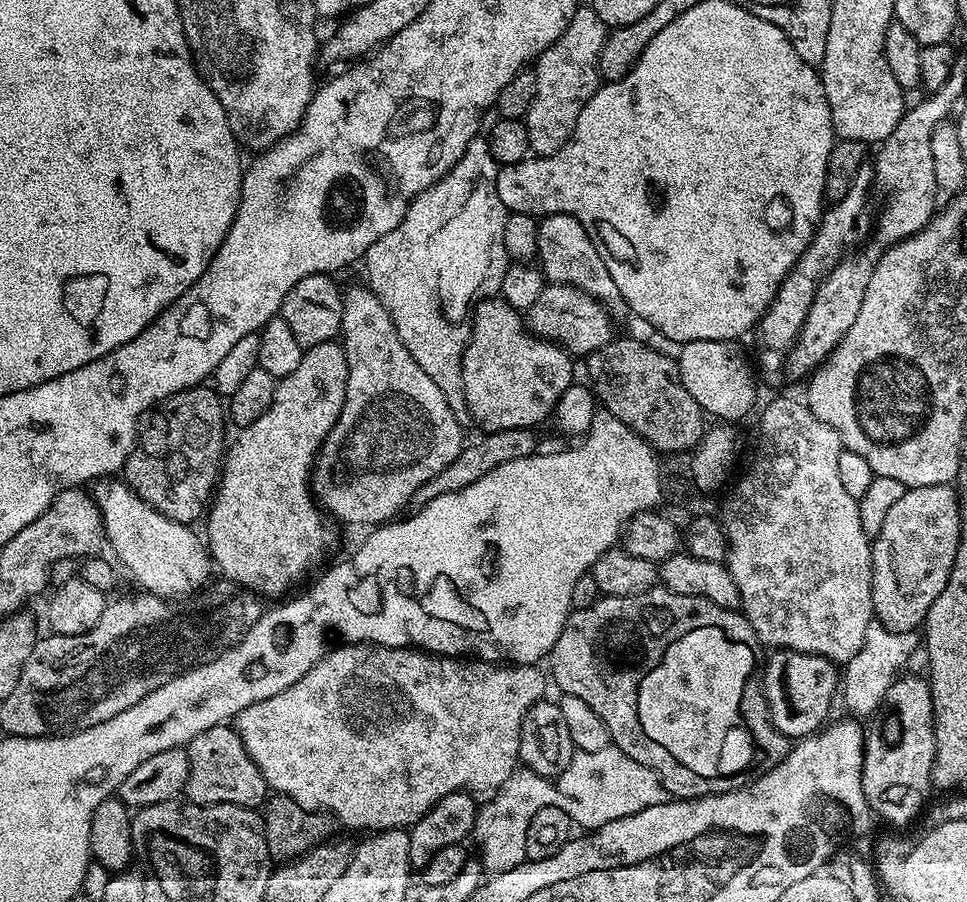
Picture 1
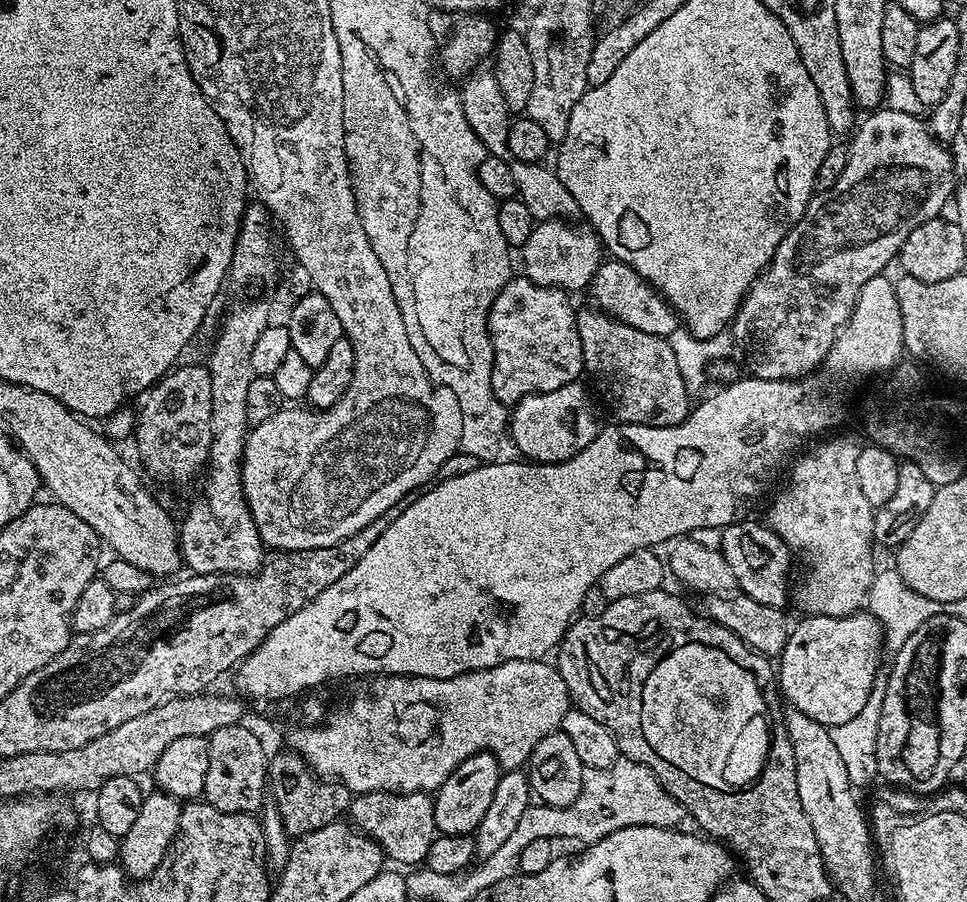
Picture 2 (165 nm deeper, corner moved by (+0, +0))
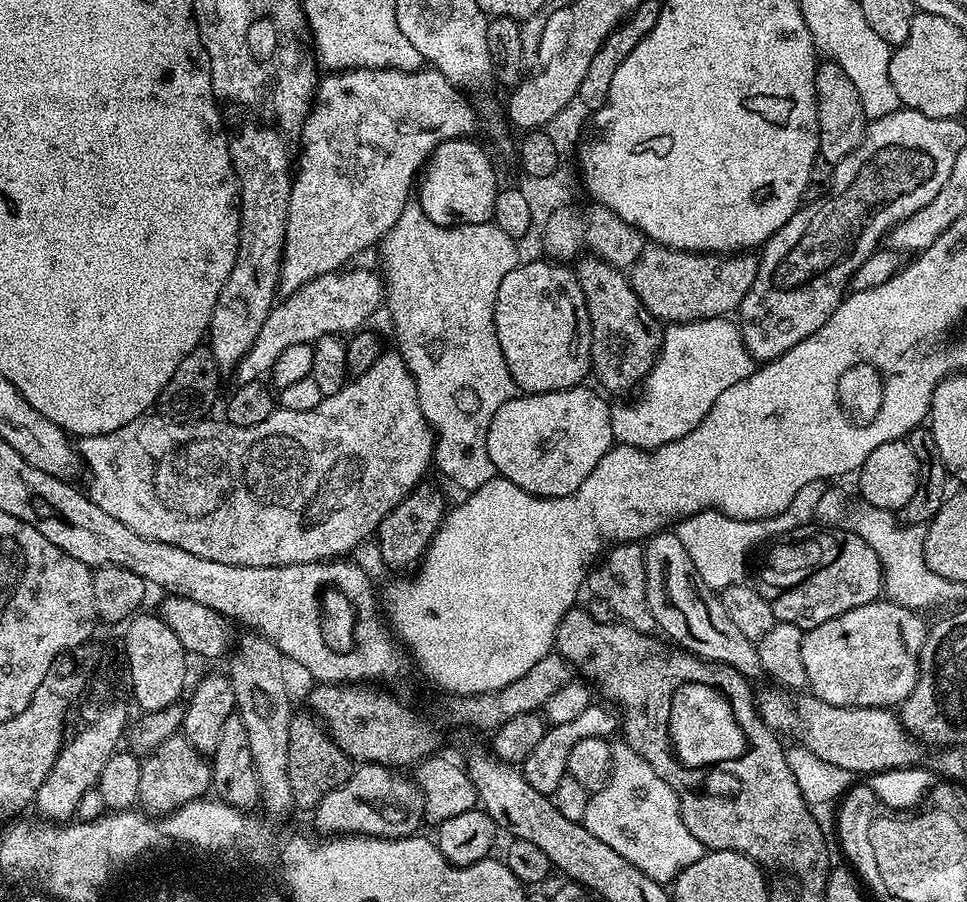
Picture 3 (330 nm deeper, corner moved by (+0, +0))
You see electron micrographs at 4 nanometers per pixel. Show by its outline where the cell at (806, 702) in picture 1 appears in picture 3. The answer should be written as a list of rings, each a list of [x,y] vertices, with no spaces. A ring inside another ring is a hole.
[[[881,598],[807,629],[802,642],[802,666],[806,666],[811,695],[843,708],[891,709],[903,704],[914,690],[922,646],[928,636],[920,616],[919,611]]]

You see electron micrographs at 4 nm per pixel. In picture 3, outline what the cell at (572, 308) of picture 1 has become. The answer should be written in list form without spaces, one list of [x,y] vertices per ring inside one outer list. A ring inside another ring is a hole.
[[[649,243],[632,264],[627,278],[642,306],[657,320],[668,324],[693,324],[695,320],[735,313],[754,284],[758,268],[759,259],[752,254],[683,252]]]

